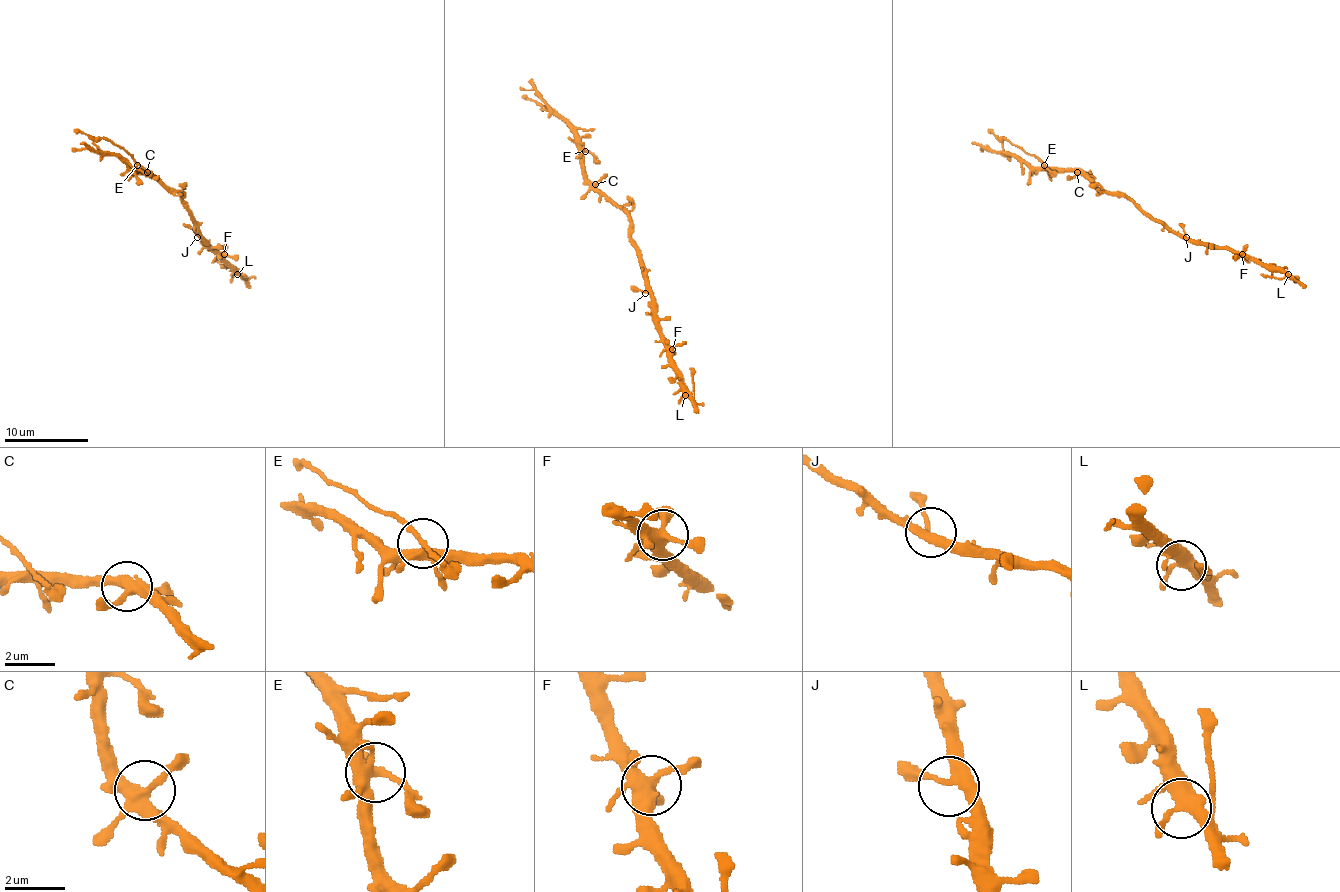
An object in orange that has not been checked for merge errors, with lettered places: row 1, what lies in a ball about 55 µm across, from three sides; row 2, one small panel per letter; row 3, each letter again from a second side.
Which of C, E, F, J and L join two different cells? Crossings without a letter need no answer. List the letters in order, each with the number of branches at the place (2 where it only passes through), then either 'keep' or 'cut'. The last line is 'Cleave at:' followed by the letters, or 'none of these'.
C: 4 | keep
E: 5 | cut
F: 6 | keep
J: 3 | keep
L: 4 | keep
Cleave at: E

